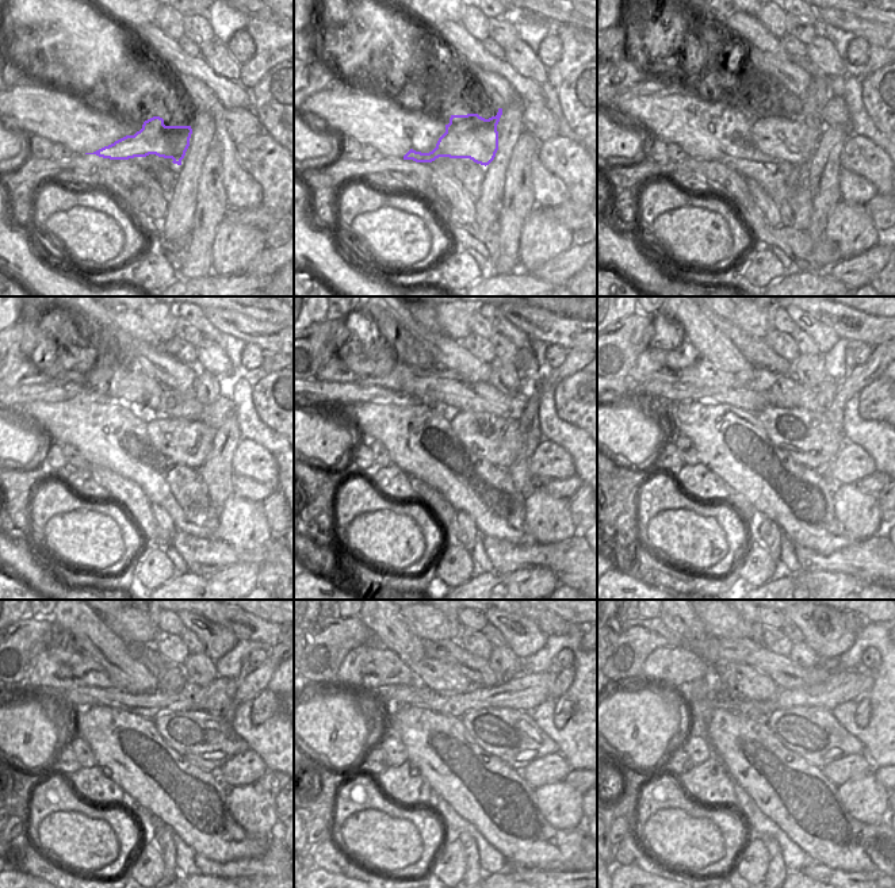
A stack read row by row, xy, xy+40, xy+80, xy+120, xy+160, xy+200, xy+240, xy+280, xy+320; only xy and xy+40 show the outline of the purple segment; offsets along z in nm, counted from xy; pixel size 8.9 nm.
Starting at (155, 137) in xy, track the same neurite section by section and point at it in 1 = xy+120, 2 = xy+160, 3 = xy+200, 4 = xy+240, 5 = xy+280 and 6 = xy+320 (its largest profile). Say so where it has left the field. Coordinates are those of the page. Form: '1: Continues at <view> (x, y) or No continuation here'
1: Continues at xy+120 (188, 441)
2: Continues at xy+160 (498, 440)
3: Continues at xy+200 (810, 437)
4: Continues at xy+240 (207, 741)
5: Continues at xy+280 (512, 735)
6: Continues at xy+320 (815, 734)

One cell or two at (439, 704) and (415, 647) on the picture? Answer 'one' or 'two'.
two

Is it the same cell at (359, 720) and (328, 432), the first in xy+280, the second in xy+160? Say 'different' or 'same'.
same

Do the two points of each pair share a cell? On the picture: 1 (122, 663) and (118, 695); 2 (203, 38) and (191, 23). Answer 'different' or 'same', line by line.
1: different
2: same

